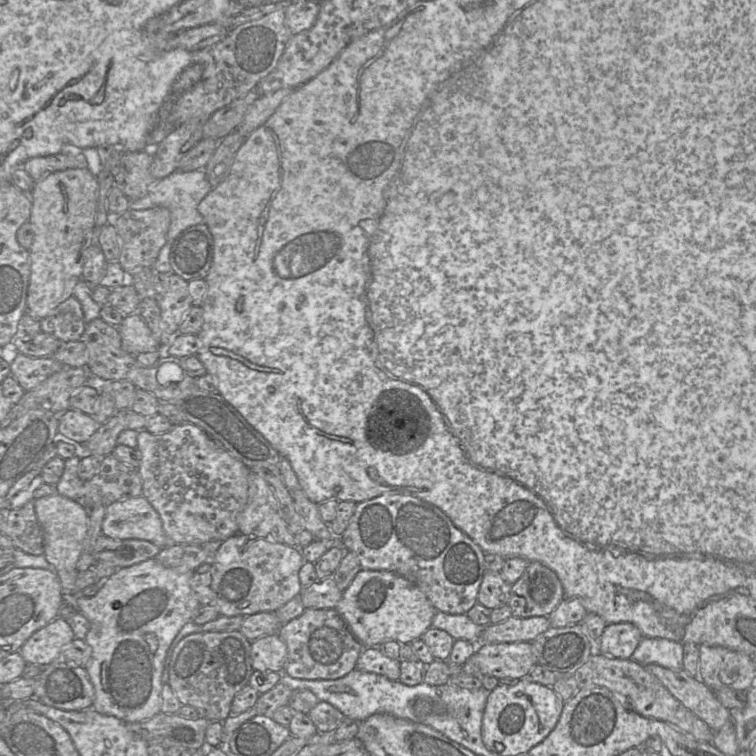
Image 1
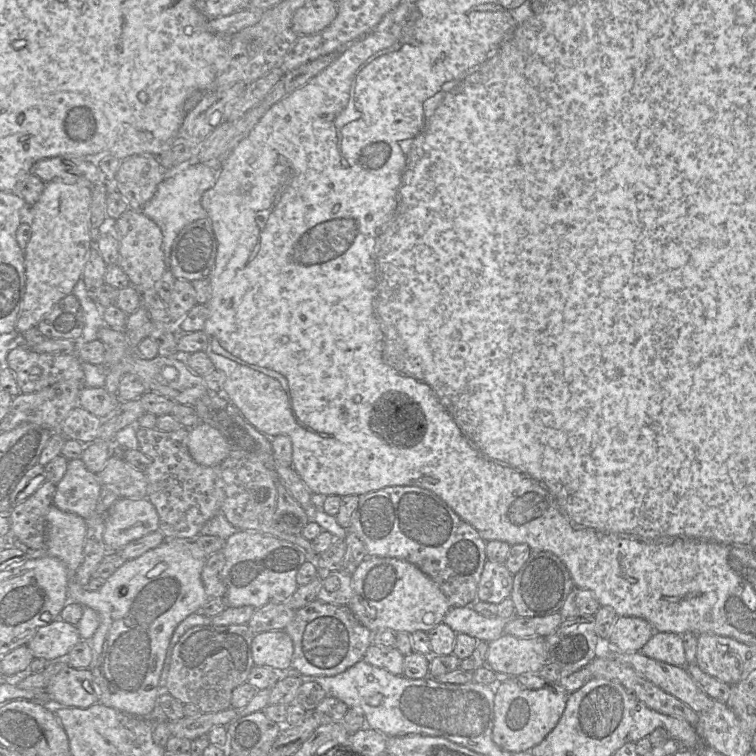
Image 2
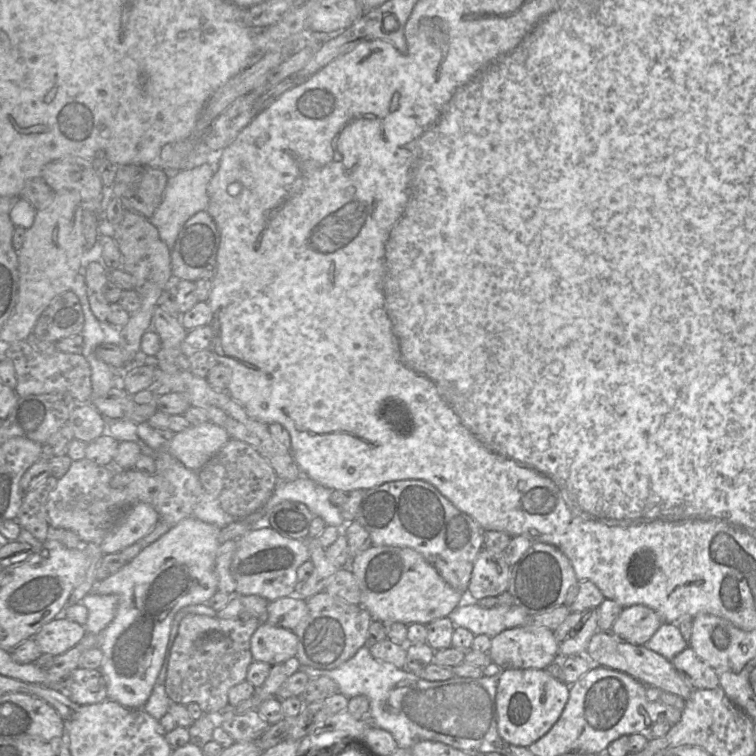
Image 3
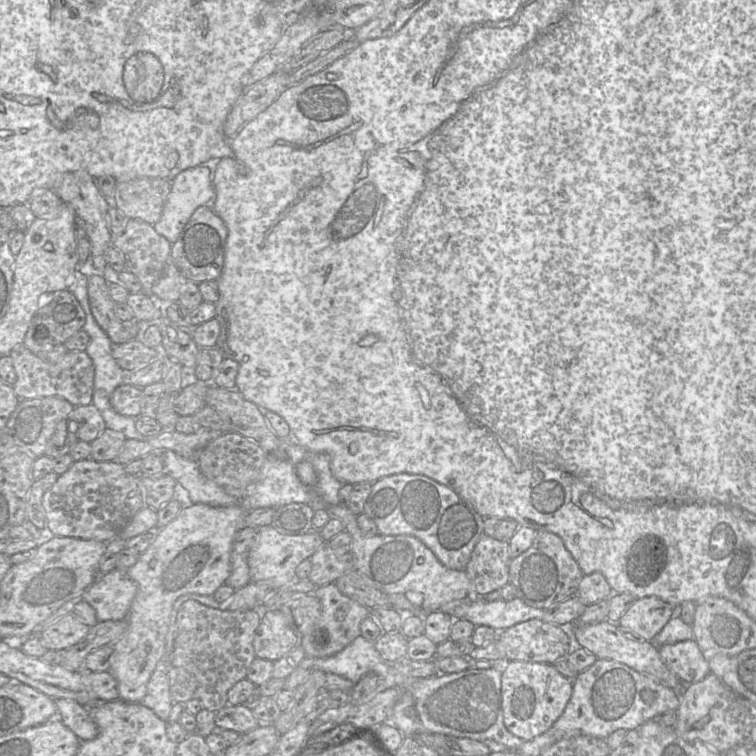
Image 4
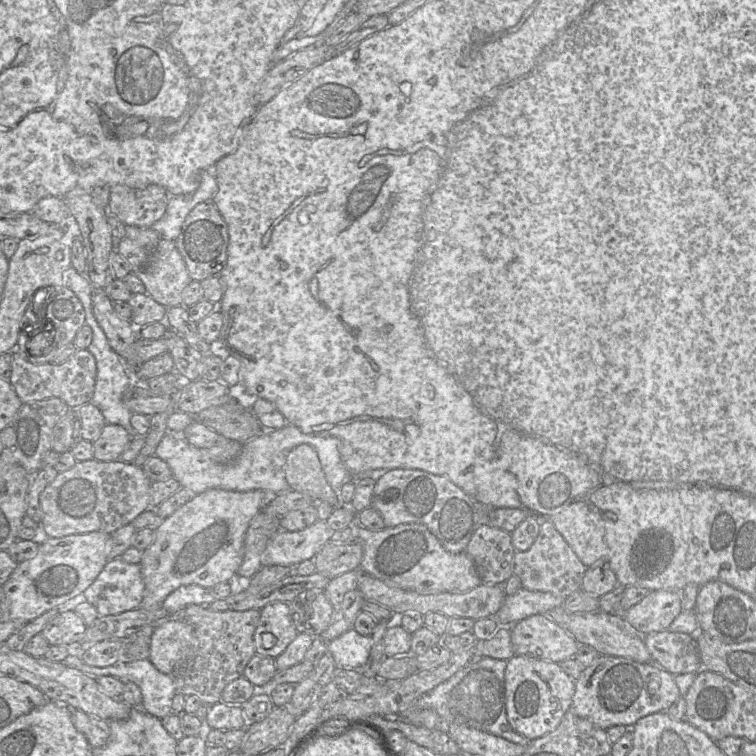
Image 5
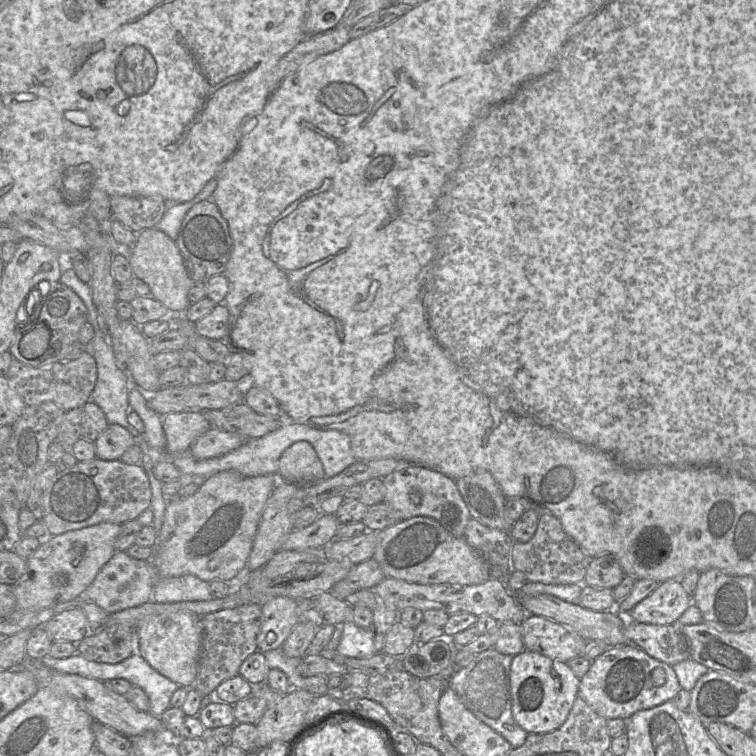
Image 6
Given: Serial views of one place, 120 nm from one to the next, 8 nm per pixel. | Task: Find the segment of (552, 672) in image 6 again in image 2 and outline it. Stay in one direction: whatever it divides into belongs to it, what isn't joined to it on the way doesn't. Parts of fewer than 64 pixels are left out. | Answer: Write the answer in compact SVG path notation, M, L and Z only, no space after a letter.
M537 673L511 676L494 686L493 741L511 752L530 751L542 742L559 722L568 699L568 693L559 685L542 678Z

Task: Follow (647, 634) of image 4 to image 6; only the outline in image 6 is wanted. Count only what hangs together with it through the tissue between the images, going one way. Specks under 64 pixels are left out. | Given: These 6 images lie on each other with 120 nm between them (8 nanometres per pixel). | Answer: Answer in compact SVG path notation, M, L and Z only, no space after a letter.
M667 580L627 615L627 619L644 624L669 625L675 623L692 602L692 596L682 587L680 580Z

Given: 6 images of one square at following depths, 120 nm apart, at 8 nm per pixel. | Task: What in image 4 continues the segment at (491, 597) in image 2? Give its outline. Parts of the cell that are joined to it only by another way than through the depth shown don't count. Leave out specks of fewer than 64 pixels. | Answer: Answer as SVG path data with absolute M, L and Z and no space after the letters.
M482 534L471 554L466 566L466 574L474 586L474 593L483 596L495 590L501 589L509 583L509 566L511 557L509 554L509 542L499 541Z

